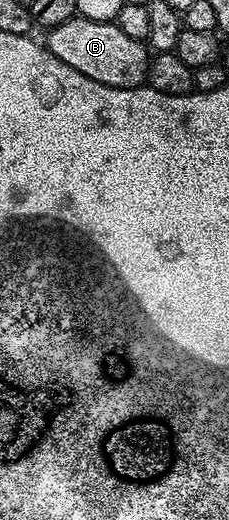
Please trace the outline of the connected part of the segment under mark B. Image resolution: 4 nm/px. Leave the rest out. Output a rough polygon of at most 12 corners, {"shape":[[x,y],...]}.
{"shape":[[114,22],[50,28],[51,54],[100,84],[147,81],[147,47]]}

